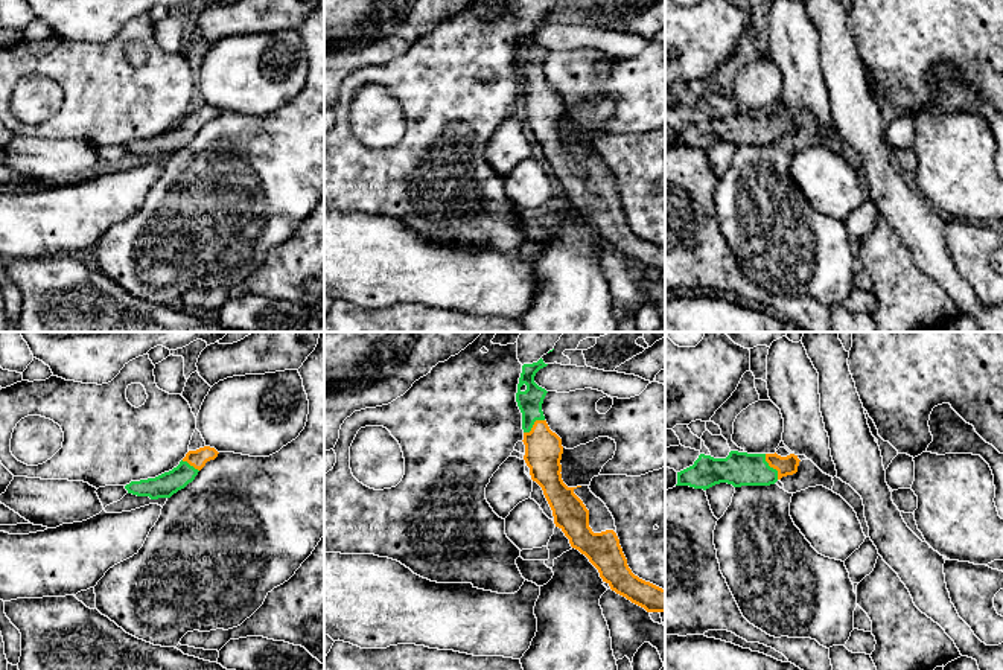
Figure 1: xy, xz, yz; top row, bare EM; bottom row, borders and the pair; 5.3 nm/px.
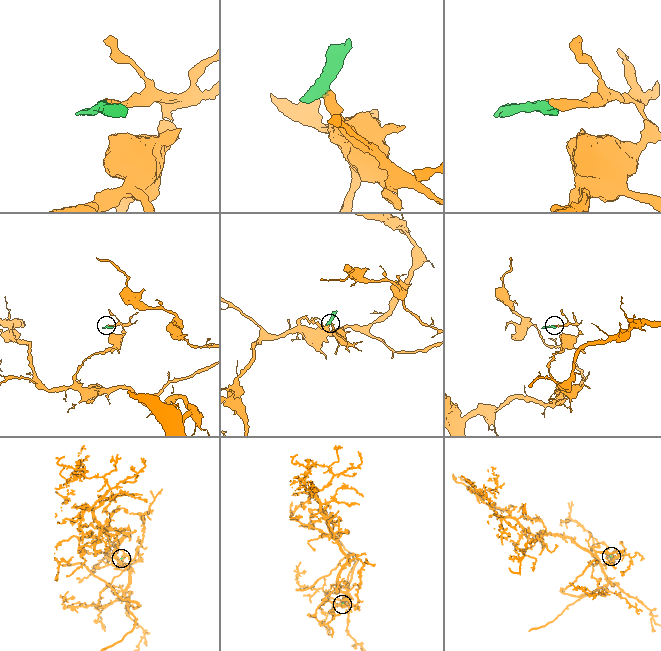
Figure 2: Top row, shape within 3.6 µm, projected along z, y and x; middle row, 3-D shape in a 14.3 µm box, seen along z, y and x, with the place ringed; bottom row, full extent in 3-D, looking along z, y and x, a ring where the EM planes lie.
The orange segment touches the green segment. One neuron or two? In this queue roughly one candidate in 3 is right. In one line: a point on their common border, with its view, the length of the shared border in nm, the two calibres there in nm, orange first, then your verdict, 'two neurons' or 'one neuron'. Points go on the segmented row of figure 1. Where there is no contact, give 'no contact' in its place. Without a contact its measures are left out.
yz (772, 466) | 150 nm | 100/180 nm | two neurons

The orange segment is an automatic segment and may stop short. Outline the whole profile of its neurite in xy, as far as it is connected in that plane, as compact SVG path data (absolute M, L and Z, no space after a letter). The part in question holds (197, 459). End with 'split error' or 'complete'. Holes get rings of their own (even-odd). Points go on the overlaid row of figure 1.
M210 446L199 448L196 451L189 451L183 461L187 461L195 469L201 471L207 461L215 460L218 457L218 451Z; complete

